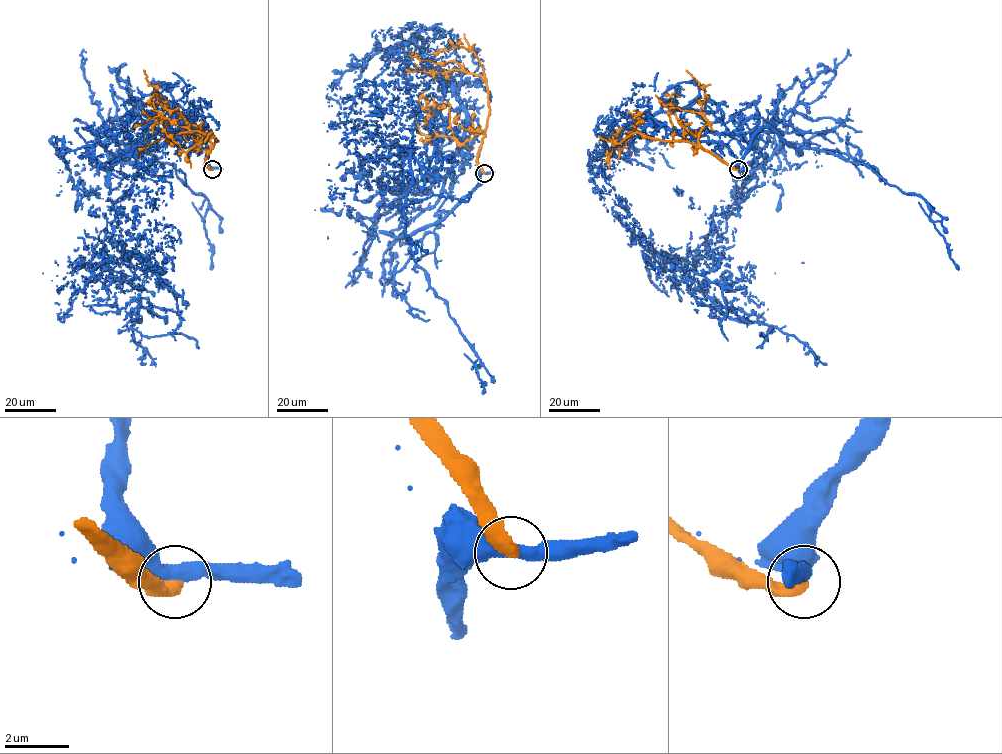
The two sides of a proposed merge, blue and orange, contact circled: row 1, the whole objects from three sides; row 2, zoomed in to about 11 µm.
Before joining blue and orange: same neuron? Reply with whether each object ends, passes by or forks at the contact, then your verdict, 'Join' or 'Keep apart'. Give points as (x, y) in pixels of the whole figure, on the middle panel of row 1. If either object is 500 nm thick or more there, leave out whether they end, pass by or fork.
At the ring blue passes by. At the ring orange ends. Keep apart

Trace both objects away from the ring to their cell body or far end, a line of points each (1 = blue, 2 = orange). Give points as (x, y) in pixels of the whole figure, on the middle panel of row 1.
1: (484, 173), (411, 242), (453, 177), (397, 212), (383, 142), (427, 150), (394, 97), (442, 29), (376, 88)
2: (484, 173), (477, 156), (490, 107), (484, 80), (467, 73), (453, 62), (422, 60), (411, 55), (413, 52)

